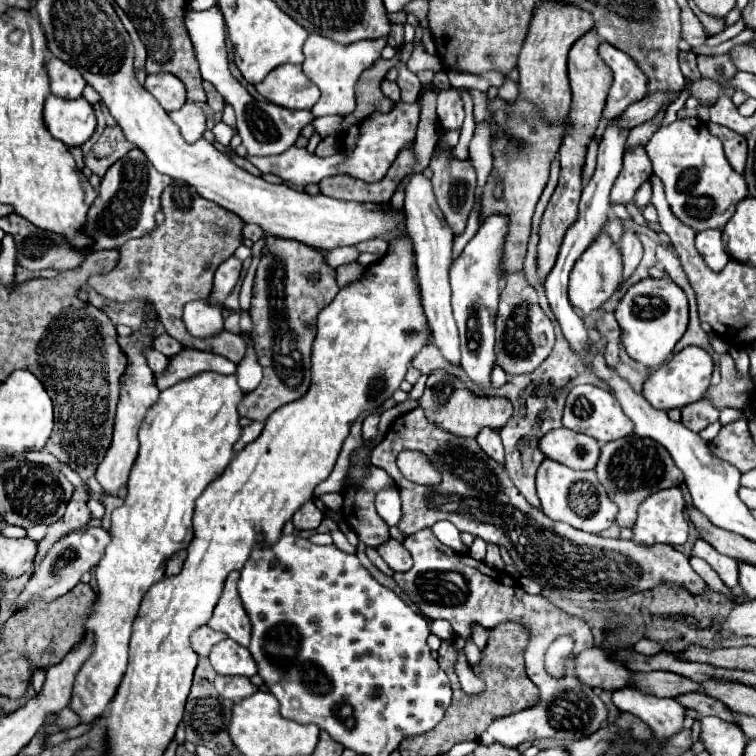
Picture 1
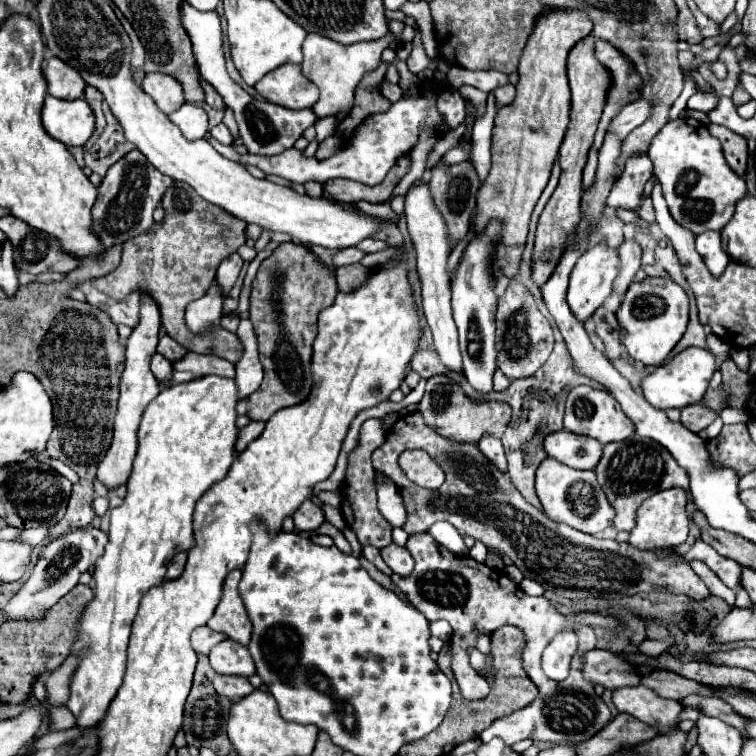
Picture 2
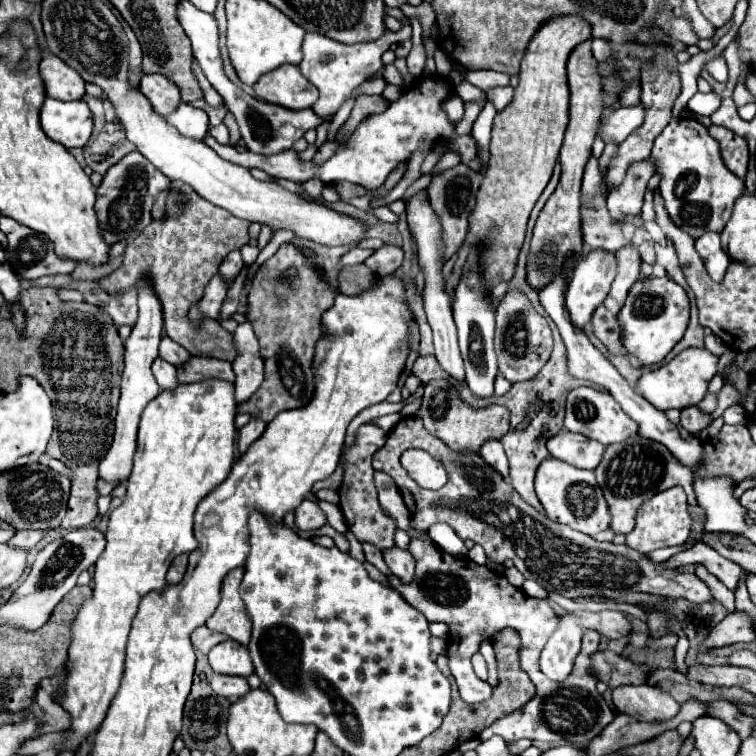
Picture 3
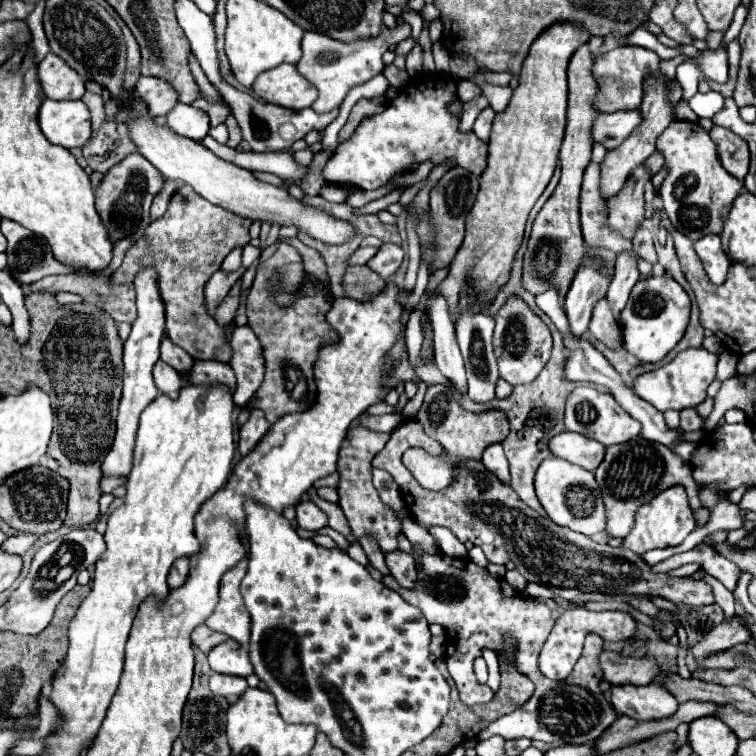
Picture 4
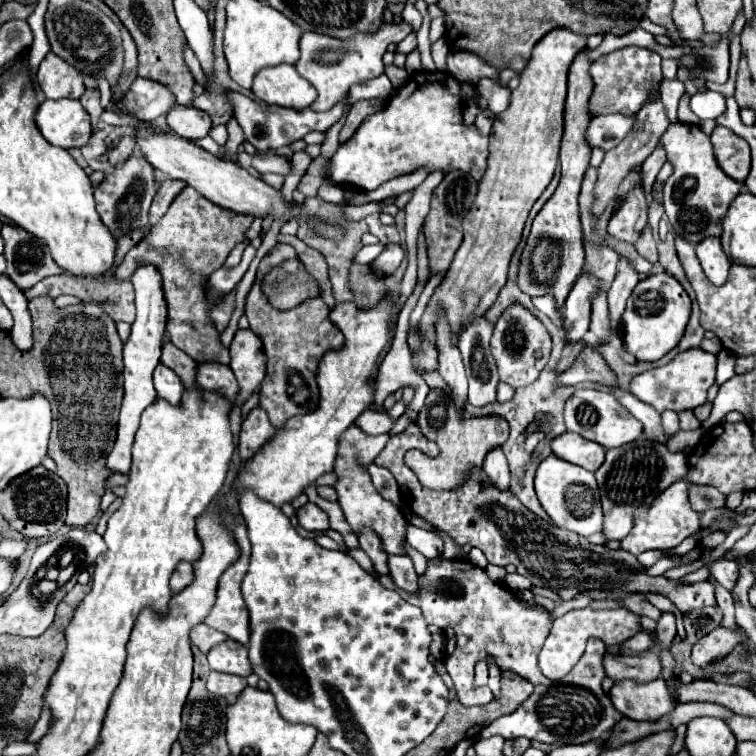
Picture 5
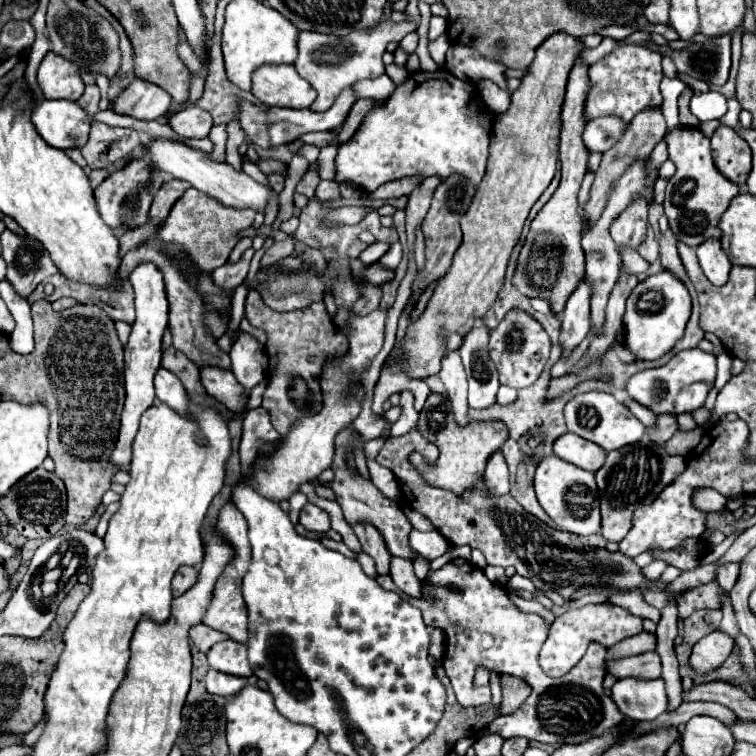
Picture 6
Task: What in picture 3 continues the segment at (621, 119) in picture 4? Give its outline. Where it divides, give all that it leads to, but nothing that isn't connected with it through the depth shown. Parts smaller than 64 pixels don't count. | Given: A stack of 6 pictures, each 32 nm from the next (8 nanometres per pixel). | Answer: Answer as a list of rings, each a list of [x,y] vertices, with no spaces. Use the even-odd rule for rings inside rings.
[[[636,104],[632,108],[618,108],[604,126],[600,126],[604,142],[624,142],[626,136],[644,122],[644,104]]]

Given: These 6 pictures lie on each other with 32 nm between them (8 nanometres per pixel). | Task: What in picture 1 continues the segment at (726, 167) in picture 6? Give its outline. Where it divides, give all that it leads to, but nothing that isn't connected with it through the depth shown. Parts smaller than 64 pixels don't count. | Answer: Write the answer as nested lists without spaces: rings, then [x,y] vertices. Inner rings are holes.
[[[708,124],[708,130],[710,134],[714,134],[716,138],[722,140],[724,144],[724,152],[726,152],[726,158],[730,162],[730,166],[736,170],[736,172],[744,172],[744,164],[746,164],[746,140],[744,136],[736,134],[734,130],[726,128],[726,126],[716,126],[716,124]]]

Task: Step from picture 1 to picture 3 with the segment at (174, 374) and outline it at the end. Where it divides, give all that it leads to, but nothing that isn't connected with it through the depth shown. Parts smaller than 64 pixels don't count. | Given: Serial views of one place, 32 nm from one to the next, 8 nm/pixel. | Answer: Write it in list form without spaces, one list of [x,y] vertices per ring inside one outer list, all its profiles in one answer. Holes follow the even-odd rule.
[[[190,356],[184,368],[176,368],[176,376],[180,376],[180,382],[200,382],[206,378],[222,378],[234,382],[234,370],[230,362],[204,356]]]

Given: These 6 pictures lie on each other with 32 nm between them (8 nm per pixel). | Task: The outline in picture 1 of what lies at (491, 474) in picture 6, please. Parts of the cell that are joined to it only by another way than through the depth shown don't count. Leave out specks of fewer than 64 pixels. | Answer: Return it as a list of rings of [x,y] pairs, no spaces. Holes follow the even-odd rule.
[[[484,428],[484,432],[480,432],[480,436],[476,436],[480,448],[494,460],[498,460],[500,464],[504,462],[504,448],[502,448],[502,440],[500,440],[500,432],[492,432],[490,428]]]

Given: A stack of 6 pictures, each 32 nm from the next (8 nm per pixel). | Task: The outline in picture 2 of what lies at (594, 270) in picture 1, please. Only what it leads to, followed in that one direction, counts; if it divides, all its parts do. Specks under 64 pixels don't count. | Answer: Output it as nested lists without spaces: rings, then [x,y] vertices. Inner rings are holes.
[[[606,242],[588,248],[580,256],[576,268],[572,270],[572,280],[568,286],[568,304],[578,320],[584,322],[594,314],[596,308],[604,304],[604,300],[612,294],[612,284],[616,282],[618,272],[620,272],[620,256],[616,256],[616,248],[610,248]]]

